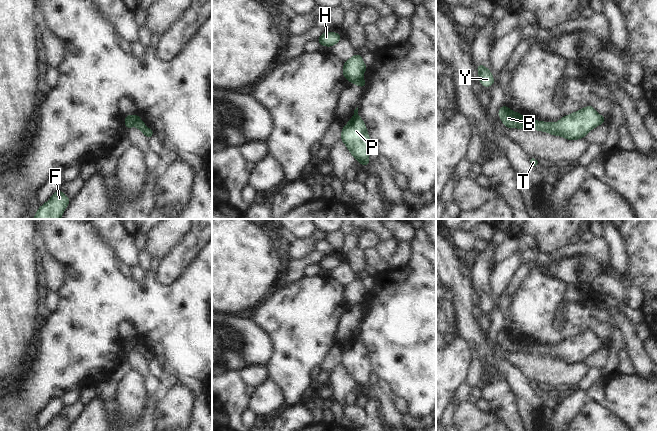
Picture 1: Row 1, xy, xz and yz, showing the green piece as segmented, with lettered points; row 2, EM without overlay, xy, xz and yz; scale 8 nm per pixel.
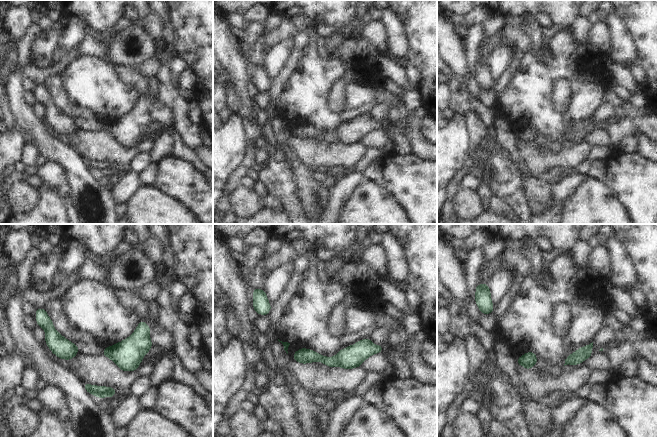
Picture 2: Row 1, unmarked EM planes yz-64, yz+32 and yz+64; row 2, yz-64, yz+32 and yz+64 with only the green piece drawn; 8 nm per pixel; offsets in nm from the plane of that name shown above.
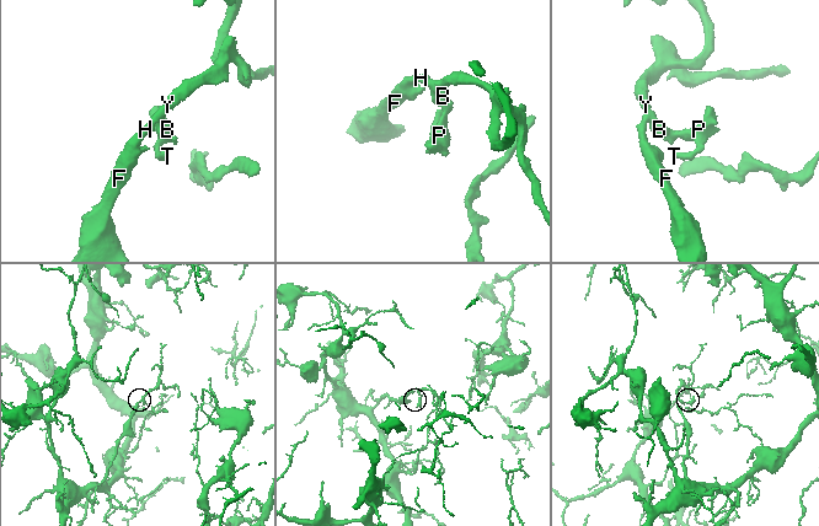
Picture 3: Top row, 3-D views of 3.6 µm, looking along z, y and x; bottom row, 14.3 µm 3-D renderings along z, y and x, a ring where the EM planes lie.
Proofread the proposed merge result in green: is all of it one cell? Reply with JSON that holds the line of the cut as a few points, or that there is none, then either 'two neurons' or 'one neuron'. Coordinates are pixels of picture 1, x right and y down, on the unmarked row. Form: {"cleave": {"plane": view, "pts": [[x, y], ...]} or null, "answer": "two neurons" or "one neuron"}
{"cleave": {"plane": "yz", "pts": [[523, 341], [518, 345], [516, 351]]}, "answer": "two neurons"}

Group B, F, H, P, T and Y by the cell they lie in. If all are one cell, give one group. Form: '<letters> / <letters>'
B F H Y / P T

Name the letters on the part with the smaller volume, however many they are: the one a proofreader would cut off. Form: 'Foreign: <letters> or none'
Foreign: P, T

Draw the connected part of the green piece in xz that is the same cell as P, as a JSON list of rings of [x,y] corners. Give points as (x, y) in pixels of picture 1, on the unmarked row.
[[[358,331],[354,334],[354,340],[342,352],[341,365],[359,388],[369,389],[369,376],[373,371],[366,349],[358,339]]]

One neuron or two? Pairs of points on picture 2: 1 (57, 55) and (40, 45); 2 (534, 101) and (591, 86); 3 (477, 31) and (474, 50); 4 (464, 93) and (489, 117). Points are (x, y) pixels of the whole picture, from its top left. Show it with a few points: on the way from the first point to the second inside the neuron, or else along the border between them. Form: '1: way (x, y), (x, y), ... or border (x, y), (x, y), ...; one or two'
1: border (63, 32), (57, 47), (51, 53), (44, 56); two
2: way (545, 86), (557, 74), (576, 74); one
3: way (474, 36), (474, 45); one
4: way (470, 99), (483, 111); one

